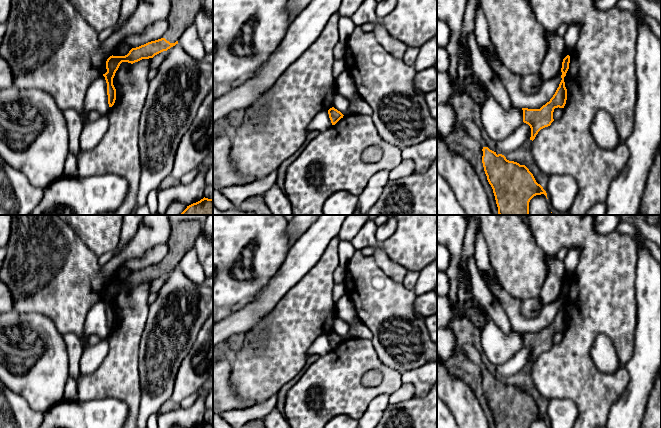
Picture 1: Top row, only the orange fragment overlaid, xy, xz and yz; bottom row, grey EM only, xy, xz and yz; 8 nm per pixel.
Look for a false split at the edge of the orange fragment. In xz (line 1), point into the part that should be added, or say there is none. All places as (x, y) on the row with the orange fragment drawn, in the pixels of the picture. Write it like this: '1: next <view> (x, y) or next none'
1: next none

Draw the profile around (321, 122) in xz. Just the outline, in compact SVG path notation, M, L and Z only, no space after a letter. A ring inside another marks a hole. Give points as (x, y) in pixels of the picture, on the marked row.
M320 111L310 122L306 129L306 135L312 131L323 132L332 126L328 111Z

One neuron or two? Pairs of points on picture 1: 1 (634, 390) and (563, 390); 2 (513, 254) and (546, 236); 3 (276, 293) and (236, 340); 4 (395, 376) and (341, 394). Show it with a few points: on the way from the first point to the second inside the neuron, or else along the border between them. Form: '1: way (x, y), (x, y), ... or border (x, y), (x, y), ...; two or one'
1: border (626, 366), (629, 372), (628, 386), (610, 407); two
2: border (528, 227), (534, 241), (545, 252); two
3: border (260, 318), (247, 331), (235, 333), (226, 339); two
4: way (382, 388), (368, 394), (354, 394); one

